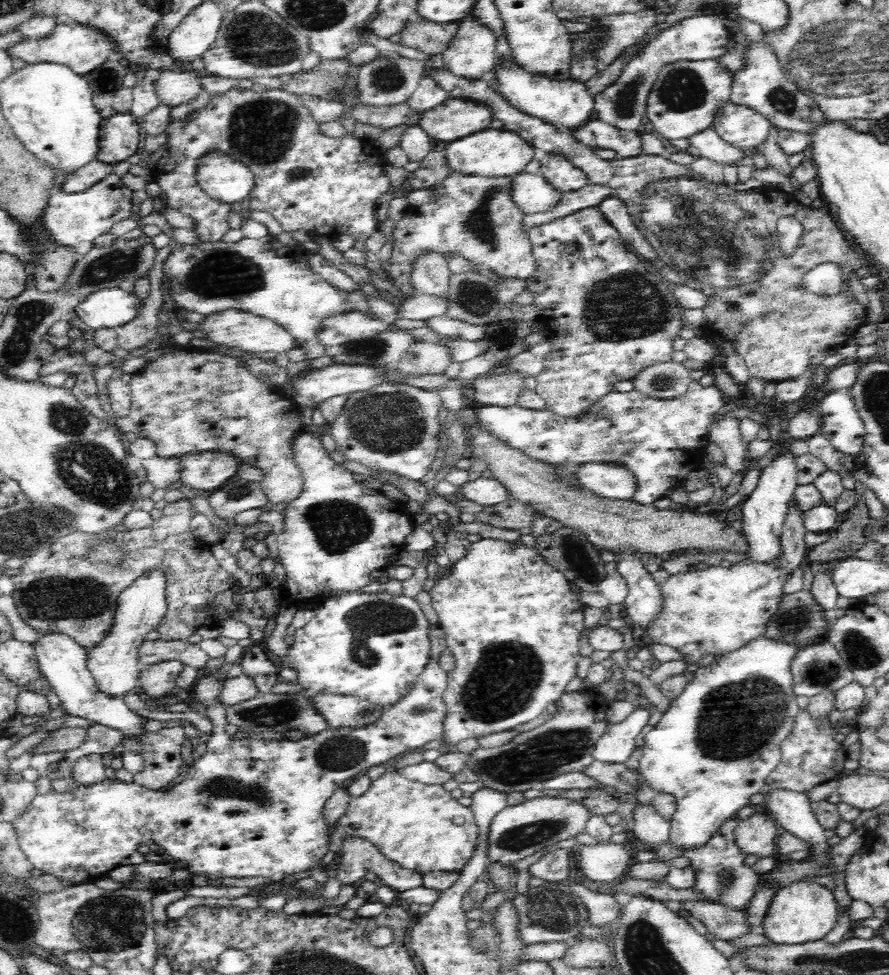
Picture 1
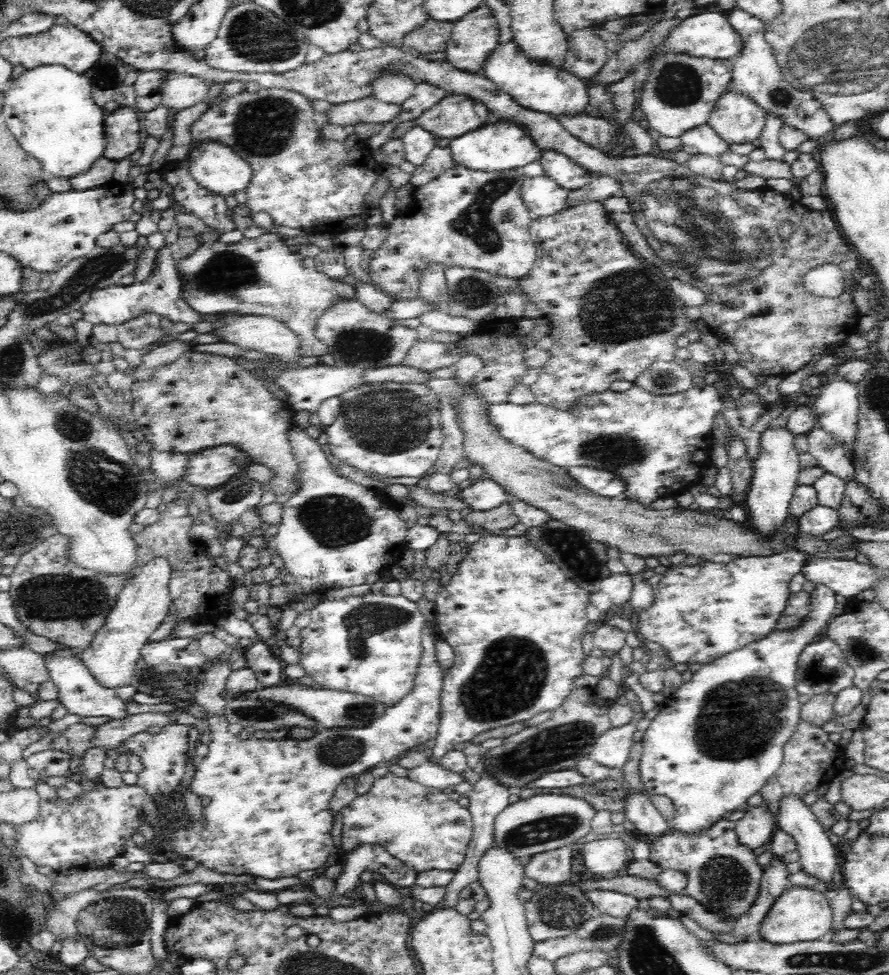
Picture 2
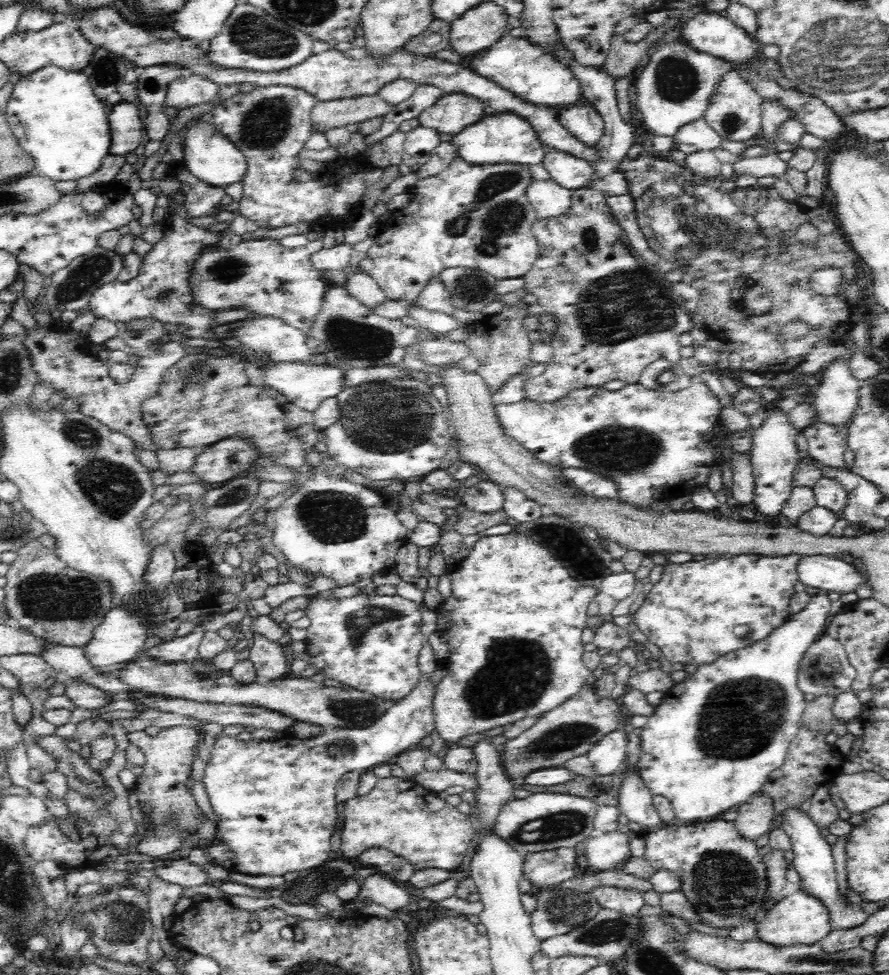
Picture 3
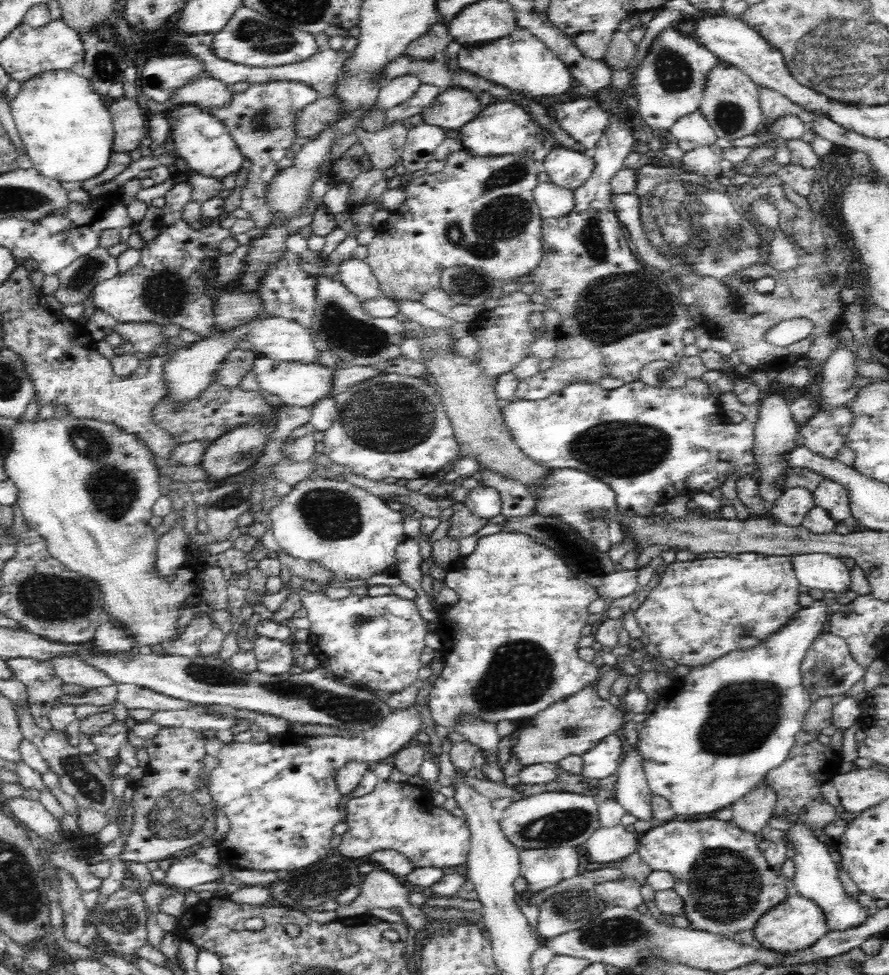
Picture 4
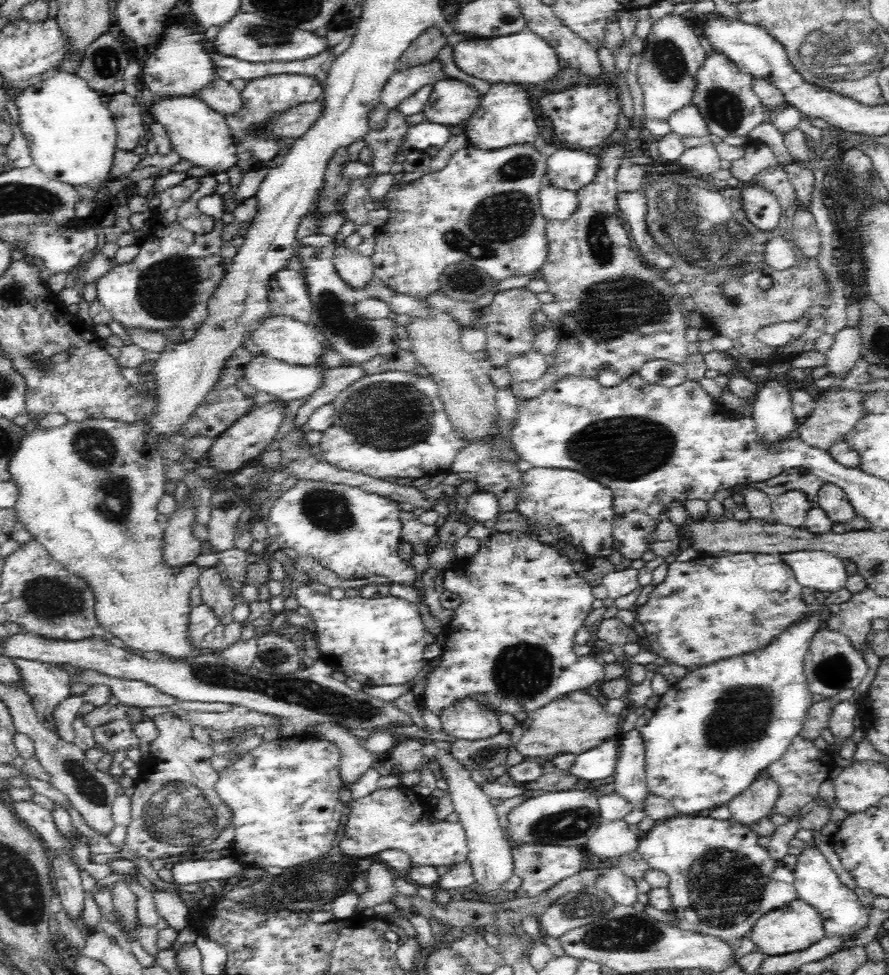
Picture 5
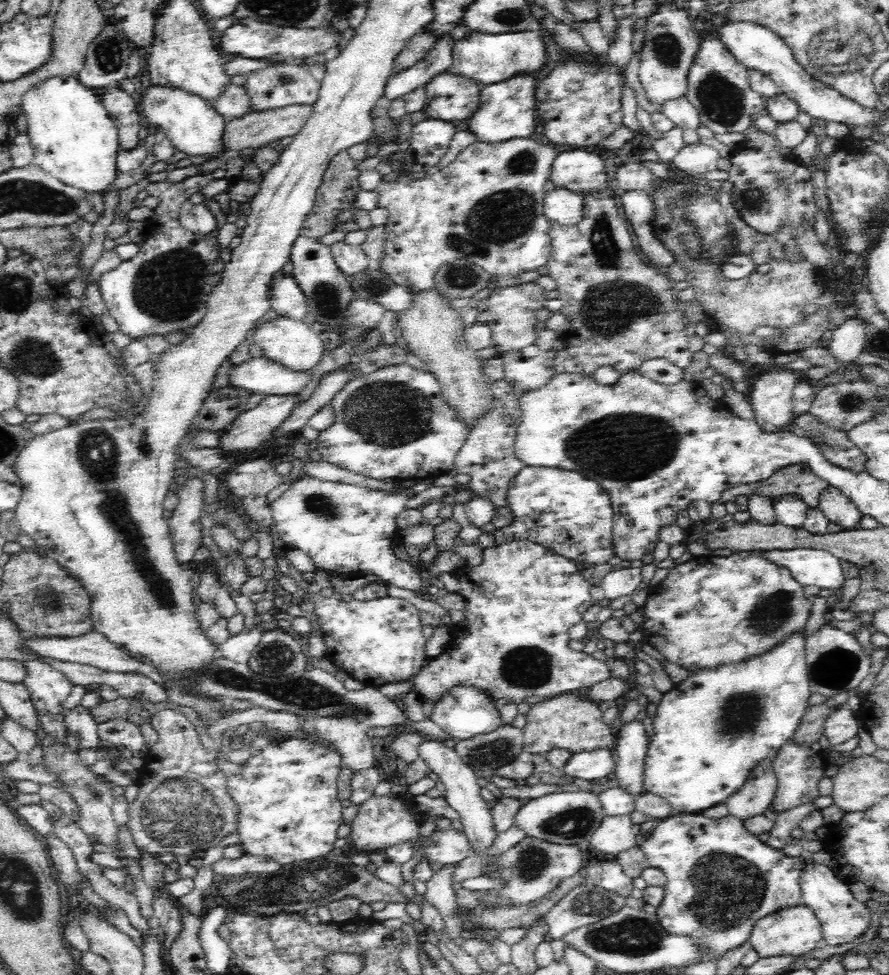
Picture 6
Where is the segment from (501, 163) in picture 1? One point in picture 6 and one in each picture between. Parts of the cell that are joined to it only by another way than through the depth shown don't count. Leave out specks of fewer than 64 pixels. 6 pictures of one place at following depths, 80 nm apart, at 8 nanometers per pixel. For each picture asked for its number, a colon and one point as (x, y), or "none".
2: (499, 146)
3: (506, 138)
4: (503, 129)
5: (505, 118)
6: (507, 110)

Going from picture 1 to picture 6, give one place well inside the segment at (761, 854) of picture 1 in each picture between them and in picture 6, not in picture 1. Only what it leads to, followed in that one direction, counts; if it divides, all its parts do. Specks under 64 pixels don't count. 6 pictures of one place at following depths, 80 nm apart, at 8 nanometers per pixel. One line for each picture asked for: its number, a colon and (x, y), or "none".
2: (756, 829)
3: (754, 820)
4: (751, 814)
5: (756, 804)
6: (757, 795)

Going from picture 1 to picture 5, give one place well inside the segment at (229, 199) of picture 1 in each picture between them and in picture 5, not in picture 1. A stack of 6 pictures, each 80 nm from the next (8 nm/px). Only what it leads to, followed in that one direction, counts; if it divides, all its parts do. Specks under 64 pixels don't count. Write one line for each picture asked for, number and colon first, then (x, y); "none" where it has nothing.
2: (217, 168)
3: (212, 158)
4: (201, 140)
5: (201, 135)

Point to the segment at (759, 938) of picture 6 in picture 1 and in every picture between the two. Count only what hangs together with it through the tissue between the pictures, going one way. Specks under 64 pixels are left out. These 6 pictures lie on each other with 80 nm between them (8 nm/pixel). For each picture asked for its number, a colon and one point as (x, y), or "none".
1: (805, 911)
2: (800, 914)
3: (801, 917)
4: (796, 923)
5: (797, 925)

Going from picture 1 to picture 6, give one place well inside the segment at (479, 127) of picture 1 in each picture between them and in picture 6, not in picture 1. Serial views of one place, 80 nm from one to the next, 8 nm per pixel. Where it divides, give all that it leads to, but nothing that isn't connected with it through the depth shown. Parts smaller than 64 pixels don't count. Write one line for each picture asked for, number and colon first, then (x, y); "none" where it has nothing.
2: (456, 115)
3: (453, 113)
4: (455, 107)
5: (452, 102)
6: (451, 98)

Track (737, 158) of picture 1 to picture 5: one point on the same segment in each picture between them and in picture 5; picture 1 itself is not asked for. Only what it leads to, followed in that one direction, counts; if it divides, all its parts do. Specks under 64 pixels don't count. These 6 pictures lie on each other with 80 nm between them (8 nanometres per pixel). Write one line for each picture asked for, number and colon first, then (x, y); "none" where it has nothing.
2: (704, 140)
3: (700, 134)
4: (695, 128)
5: (689, 122)

